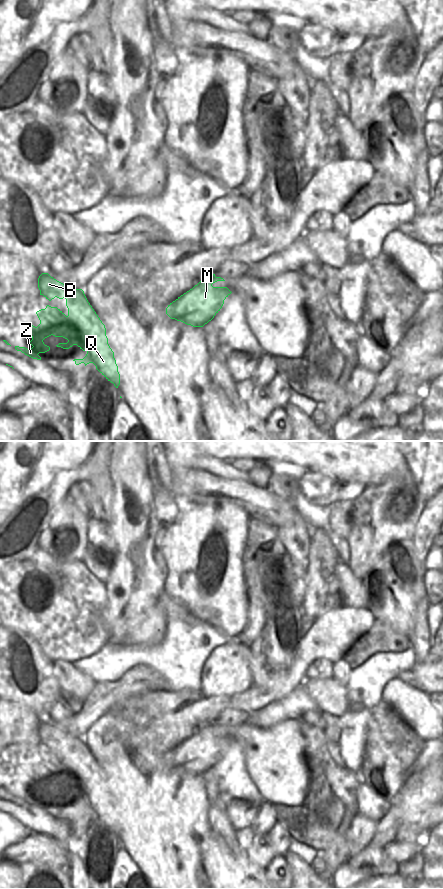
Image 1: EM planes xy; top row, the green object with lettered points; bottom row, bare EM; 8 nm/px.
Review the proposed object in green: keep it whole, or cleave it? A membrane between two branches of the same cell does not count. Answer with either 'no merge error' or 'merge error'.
merge error

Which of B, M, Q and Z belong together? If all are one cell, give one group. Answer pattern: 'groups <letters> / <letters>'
groups B Q / M Z

